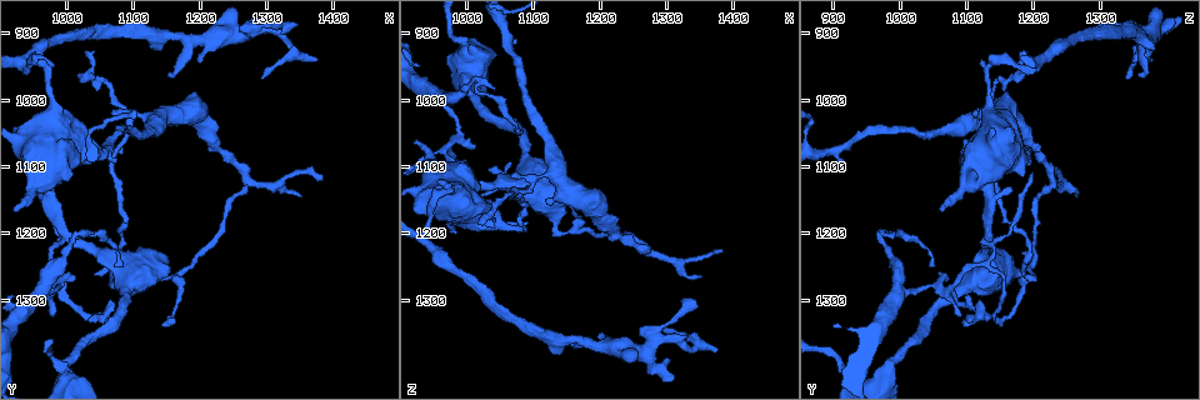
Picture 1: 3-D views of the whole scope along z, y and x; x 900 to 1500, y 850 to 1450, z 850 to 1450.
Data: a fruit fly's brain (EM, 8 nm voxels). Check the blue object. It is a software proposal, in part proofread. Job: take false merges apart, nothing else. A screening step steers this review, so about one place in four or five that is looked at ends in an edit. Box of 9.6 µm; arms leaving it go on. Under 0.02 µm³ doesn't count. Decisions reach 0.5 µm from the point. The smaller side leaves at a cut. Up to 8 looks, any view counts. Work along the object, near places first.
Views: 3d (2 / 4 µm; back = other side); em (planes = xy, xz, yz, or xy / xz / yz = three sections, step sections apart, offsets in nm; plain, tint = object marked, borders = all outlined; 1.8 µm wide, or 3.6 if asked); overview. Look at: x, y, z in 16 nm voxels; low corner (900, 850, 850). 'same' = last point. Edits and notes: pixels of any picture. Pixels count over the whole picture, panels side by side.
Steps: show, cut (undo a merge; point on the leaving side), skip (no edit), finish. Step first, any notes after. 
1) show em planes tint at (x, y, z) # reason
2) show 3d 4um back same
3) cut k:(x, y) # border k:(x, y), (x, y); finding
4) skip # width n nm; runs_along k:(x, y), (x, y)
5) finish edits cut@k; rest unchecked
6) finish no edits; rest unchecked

show 3d 4um at (1160, 1265, 1195) # narrows sharply

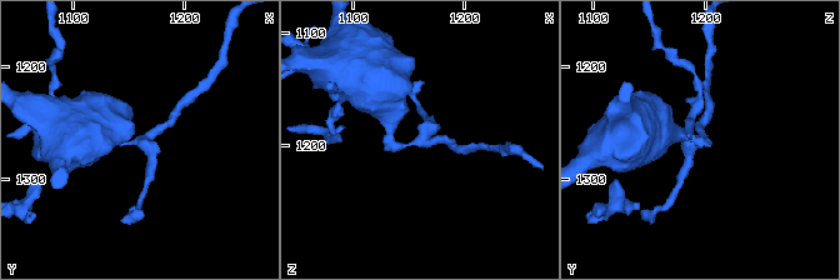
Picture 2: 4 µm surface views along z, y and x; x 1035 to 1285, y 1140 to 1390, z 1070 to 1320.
show em planes tint at (1164, 1268, 1196)

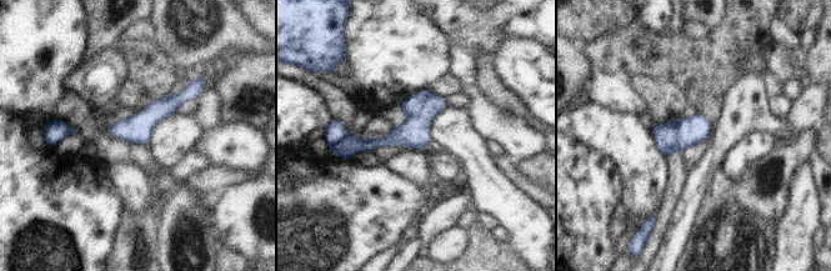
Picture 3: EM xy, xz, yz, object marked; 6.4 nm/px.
cut 3:(346, 147) # width 190 nm; two neurons meet here

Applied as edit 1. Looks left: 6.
show overview # redraw

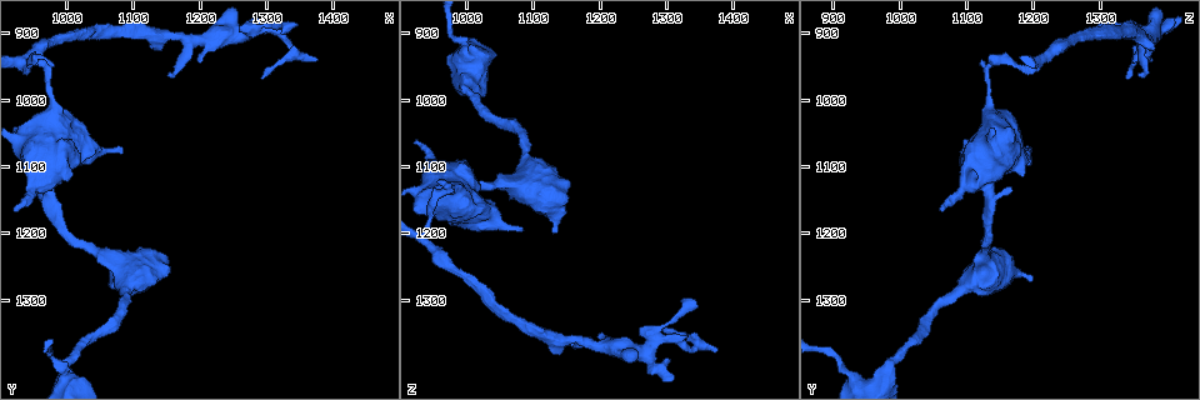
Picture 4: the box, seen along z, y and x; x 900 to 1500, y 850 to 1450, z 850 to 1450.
show 3d 2um at (1345, 930, 1375) # abrupt turn

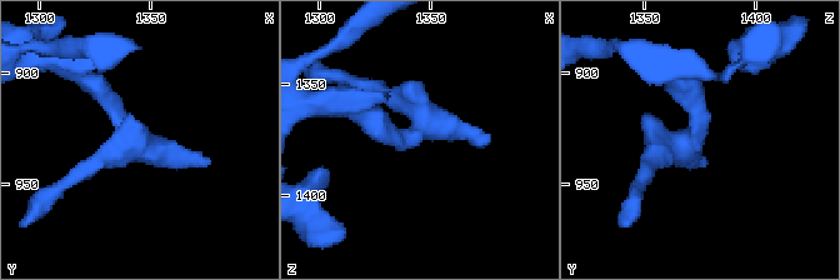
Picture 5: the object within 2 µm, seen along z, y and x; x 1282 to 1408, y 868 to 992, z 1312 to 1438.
show em planes tint at (1345, 930, 1372)

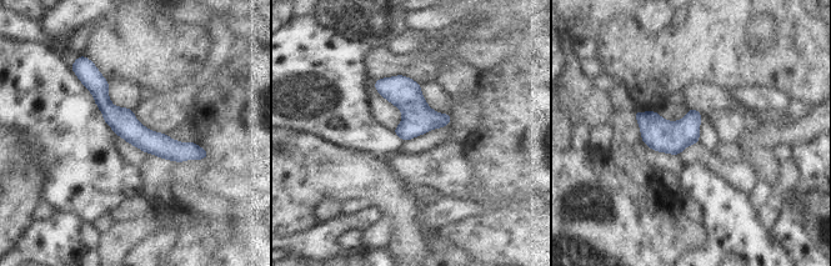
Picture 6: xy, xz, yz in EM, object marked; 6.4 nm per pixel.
skip # runs_along 6:(81, 75), (135, 134), (203, 152); continuous, no second neuron

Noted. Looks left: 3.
finish edits cut@3; rest unchecked

